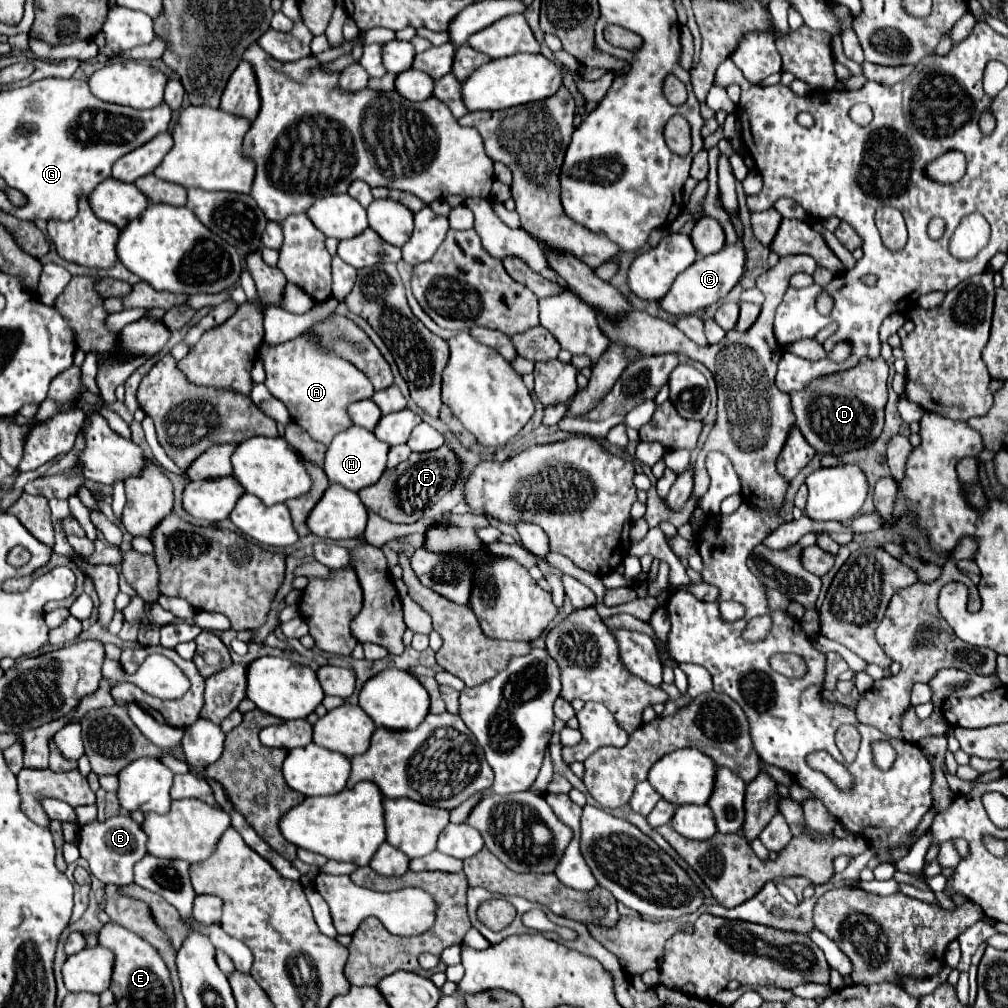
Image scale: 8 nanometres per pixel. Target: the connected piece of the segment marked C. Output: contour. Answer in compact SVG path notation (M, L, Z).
M738 237L738 241L734 245L726 245L718 255L714 253L708 257L700 257L684 273L680 273L676 277L672 289L660 301L660 307L664 311L668 311L670 315L680 317L680 315L698 313L704 307L722 301L738 285L738 281L744 273L744 263L746 263L746 247L742 245L742 237Z

